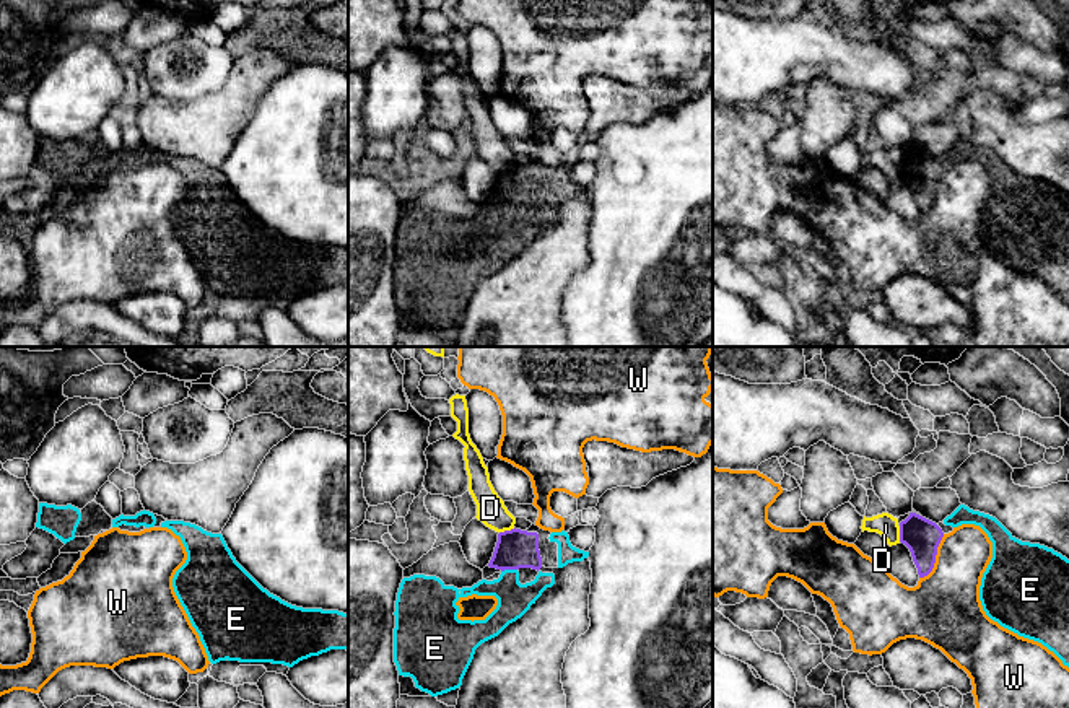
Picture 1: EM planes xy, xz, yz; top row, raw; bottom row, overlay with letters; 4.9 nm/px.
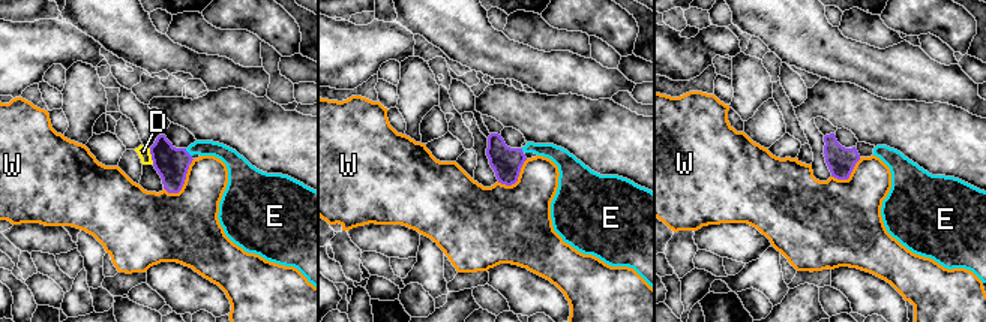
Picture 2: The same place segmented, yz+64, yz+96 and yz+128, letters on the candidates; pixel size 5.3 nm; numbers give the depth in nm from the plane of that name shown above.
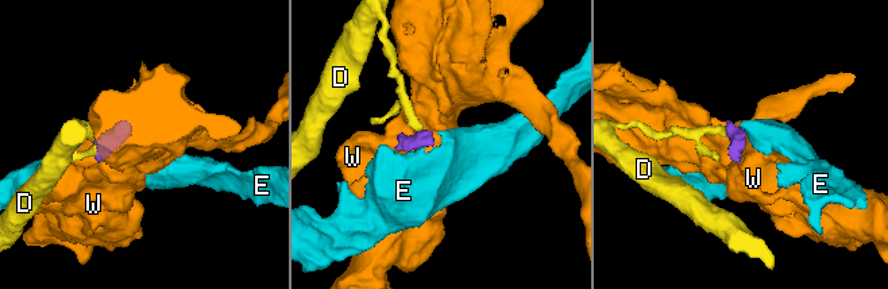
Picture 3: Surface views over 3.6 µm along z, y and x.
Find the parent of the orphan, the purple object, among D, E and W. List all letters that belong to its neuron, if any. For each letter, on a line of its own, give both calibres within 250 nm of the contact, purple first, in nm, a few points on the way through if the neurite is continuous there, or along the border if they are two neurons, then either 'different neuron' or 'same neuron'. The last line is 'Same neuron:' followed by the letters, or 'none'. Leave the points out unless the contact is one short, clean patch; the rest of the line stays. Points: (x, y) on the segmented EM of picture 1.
D: calibres 180 and 110 nm; different neuron
E: calibres 190 and 170 nm; same neuron
W: calibres 180 and 360 nm; different neuron
Same neuron: E

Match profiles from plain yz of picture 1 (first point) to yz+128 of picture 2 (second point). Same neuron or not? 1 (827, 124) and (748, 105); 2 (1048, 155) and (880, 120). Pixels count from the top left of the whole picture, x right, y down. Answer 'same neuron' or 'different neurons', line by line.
1: same neuron
2: same neuron

